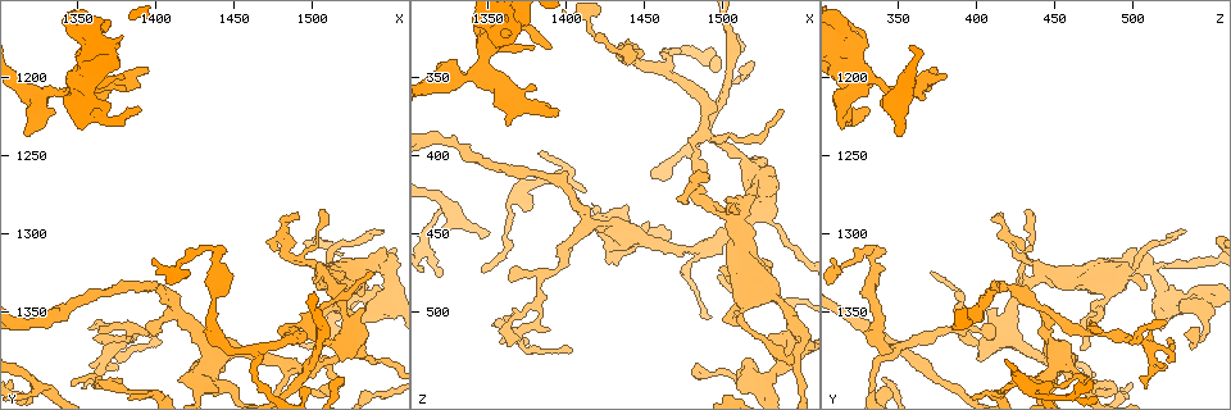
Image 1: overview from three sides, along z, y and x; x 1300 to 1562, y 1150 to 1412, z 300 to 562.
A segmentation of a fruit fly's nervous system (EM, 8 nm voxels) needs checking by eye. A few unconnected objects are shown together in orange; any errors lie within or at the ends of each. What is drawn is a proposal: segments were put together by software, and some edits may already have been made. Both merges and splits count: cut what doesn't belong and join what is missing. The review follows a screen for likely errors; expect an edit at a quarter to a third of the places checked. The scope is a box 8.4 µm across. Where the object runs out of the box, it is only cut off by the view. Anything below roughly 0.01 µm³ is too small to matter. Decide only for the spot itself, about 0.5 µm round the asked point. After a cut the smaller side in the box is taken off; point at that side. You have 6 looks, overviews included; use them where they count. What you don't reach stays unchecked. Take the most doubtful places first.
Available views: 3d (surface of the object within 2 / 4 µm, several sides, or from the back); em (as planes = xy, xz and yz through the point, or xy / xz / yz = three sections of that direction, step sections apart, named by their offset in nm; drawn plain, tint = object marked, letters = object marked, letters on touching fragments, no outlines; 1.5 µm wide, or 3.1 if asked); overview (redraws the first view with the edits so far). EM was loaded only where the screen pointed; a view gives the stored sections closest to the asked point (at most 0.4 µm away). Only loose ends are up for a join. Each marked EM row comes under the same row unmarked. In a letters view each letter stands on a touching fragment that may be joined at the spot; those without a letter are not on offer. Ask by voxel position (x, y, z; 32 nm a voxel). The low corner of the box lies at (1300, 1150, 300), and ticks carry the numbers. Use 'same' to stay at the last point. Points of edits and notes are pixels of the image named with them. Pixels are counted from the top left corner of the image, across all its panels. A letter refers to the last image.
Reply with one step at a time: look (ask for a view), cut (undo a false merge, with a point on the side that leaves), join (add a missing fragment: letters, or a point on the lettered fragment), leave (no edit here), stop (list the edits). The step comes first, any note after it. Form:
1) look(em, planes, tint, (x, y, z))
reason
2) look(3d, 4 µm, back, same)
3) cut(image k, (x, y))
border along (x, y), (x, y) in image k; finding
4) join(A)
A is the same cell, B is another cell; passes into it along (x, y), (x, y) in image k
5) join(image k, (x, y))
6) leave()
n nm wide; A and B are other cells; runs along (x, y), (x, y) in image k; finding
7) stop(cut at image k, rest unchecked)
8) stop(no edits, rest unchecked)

look(em, planes, letters, (1378, 1198, 332))

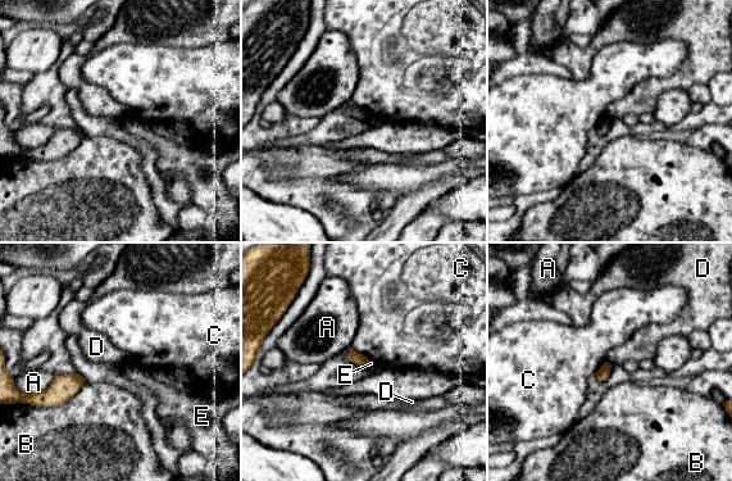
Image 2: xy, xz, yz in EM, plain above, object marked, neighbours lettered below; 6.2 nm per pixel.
leave()
A, B, C, D and E are other cells; border along (607, 361), (612, 364) in image 2; none of them fits

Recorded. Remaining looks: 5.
look(3d, 4 µm, (1490, 1362, 412))
thin end

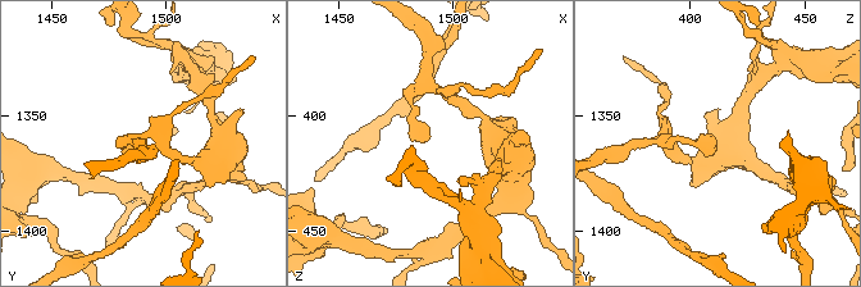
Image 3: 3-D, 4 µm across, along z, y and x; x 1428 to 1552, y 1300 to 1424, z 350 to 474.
look(em, yz, step 4, letters, (1489, 1363, 411))

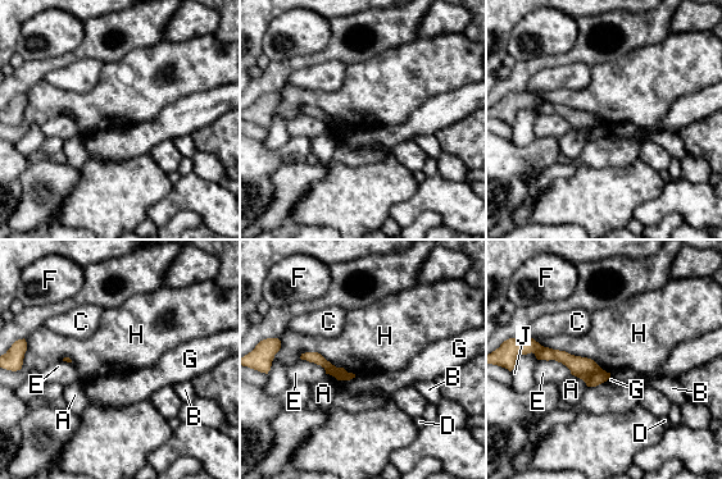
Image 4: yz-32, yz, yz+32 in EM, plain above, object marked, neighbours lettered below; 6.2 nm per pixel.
look(em, planes, letters, same)
cut it another way

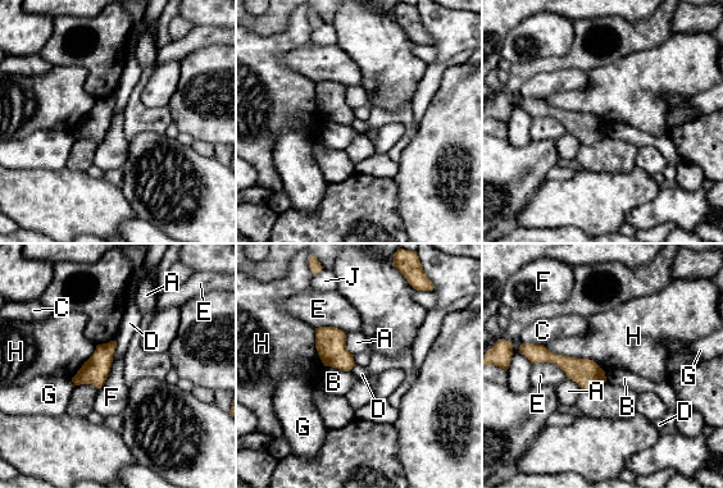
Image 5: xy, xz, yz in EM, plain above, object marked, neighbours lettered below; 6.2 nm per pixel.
leave()
A, B, C, D, E, F, G, H and J are other cells; border along (113, 361), (105, 382), (98, 388) in image 5; none of them fits

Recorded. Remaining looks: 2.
look(3d, 2 µm, (1402, 1368, 524))
tapers out

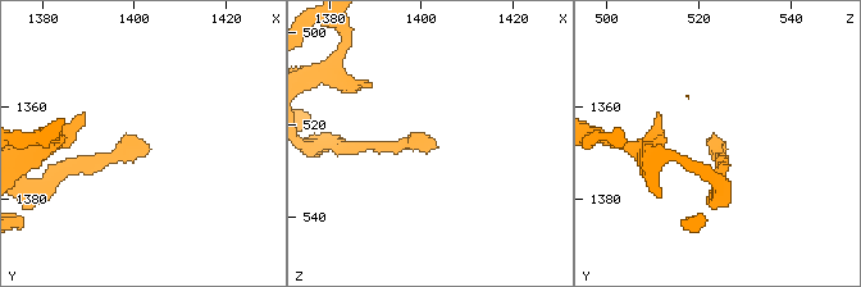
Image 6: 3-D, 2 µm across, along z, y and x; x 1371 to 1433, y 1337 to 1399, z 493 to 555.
look(em, planes, letters, (1403, 1368, 523))

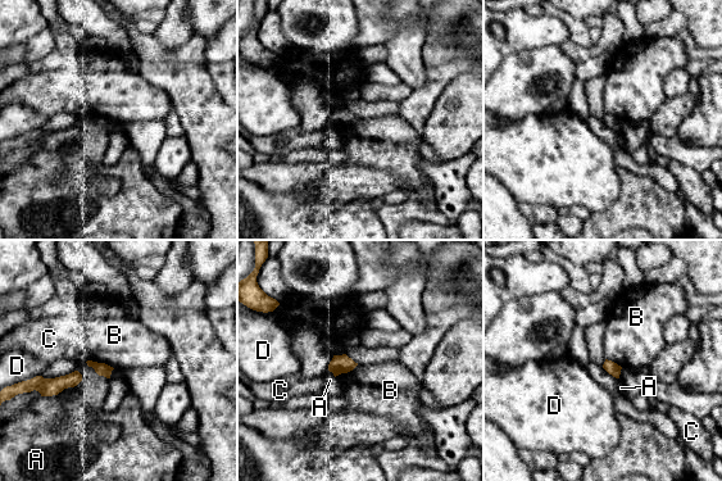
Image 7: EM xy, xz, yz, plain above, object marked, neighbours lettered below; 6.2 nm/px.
leave()
A, B, C and D are other cells; no lettered fragment goes on from it

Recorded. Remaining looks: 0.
stop(no edits, rest unchecked)

